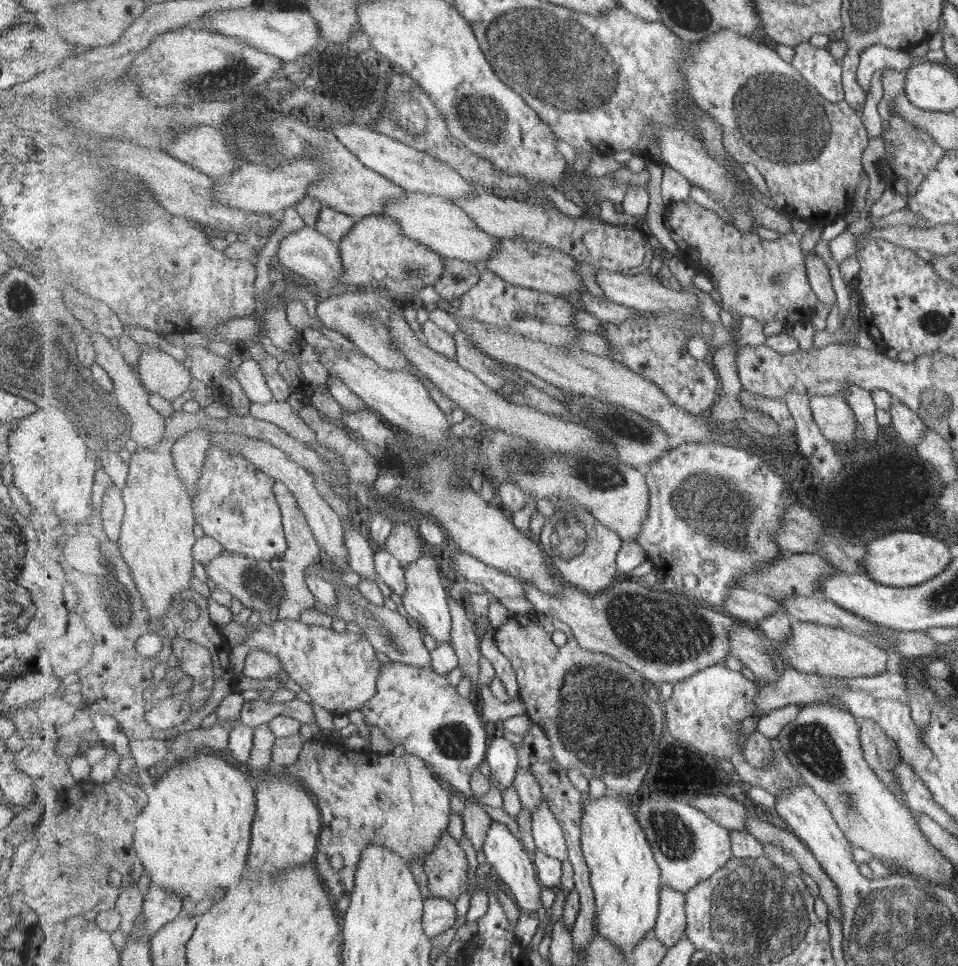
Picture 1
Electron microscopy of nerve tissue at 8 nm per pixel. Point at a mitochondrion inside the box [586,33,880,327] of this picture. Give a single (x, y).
(779, 122)

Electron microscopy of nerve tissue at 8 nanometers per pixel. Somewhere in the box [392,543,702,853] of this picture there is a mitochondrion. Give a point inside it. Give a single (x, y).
(600, 720)

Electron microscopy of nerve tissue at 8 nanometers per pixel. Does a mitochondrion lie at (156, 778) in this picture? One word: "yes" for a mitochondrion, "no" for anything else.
no

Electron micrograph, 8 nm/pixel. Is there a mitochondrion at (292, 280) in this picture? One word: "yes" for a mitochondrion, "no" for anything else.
no

